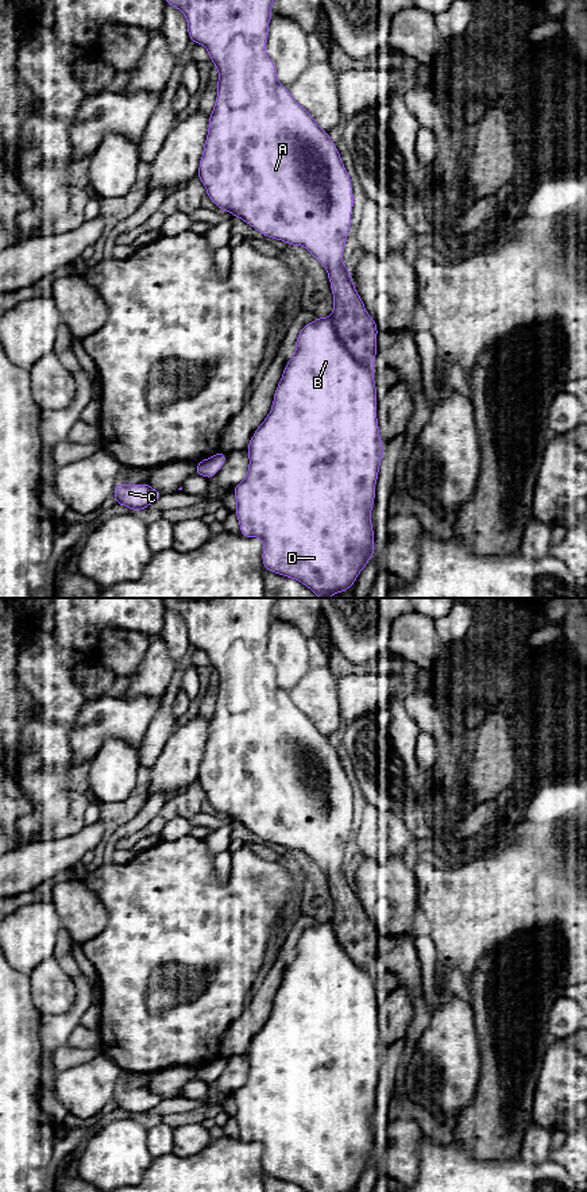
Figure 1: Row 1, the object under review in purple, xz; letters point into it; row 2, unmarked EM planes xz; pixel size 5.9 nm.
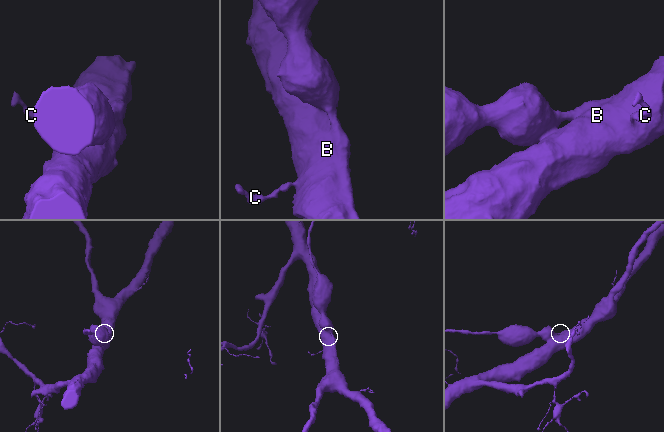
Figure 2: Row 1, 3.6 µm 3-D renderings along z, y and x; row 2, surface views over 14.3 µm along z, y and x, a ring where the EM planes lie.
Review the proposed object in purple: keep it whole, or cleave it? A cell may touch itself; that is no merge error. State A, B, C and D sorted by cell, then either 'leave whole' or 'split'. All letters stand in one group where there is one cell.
groups A / B C D; split

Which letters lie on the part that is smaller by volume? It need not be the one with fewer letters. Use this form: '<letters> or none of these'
A

